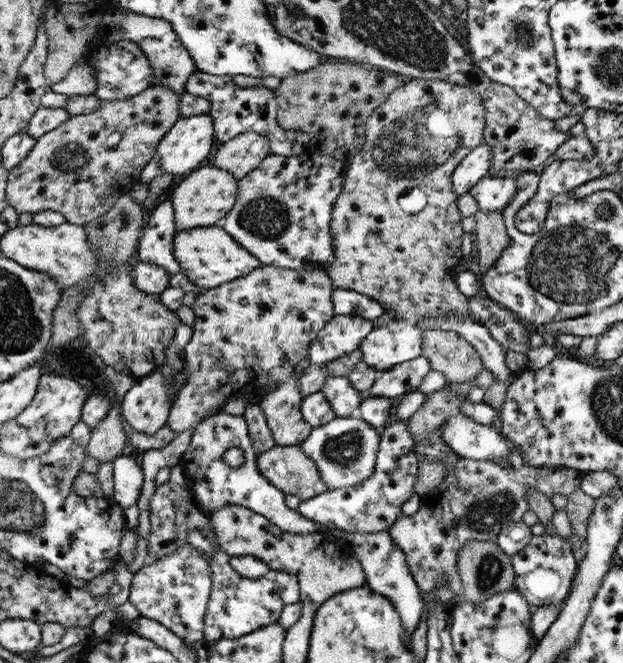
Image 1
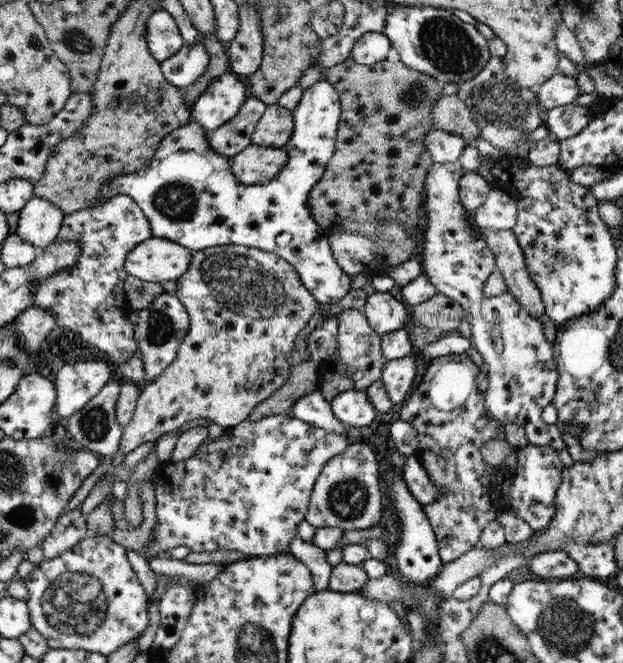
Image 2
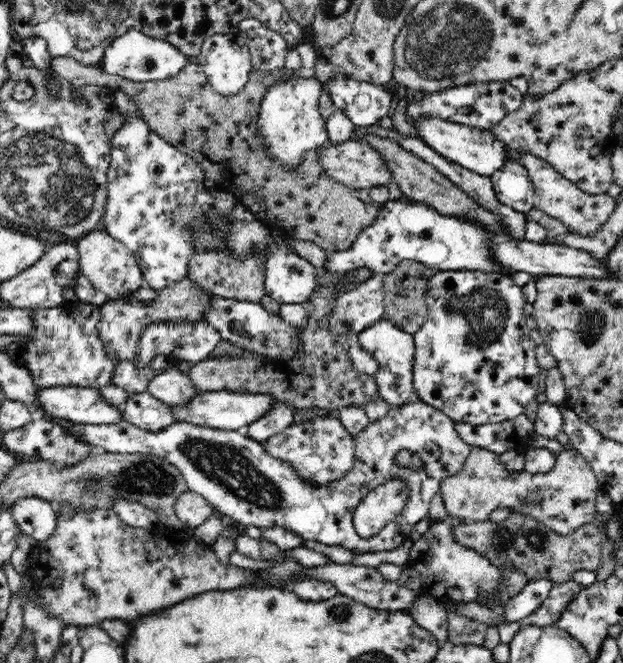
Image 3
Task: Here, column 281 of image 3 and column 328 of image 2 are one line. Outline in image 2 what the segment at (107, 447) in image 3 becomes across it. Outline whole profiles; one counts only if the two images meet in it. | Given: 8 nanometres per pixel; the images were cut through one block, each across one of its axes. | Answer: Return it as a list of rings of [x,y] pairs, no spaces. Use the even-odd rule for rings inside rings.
[[[350,444],[341,455],[334,456],[318,475],[305,519],[316,528],[336,527],[343,531],[364,530],[380,522],[381,506],[376,454],[367,445]]]

